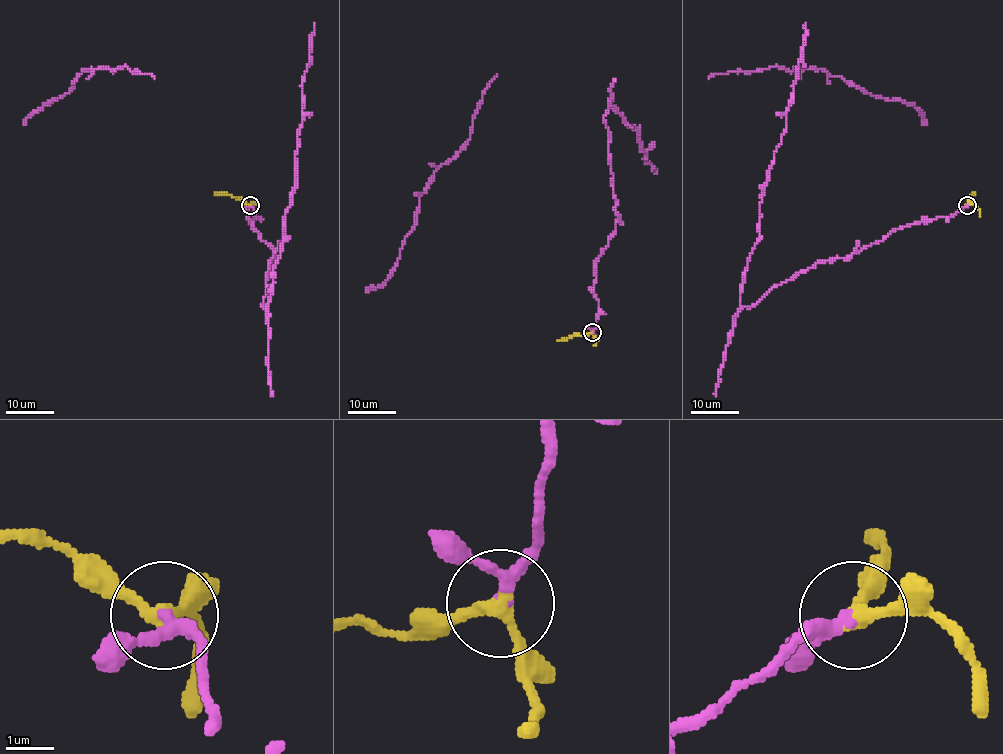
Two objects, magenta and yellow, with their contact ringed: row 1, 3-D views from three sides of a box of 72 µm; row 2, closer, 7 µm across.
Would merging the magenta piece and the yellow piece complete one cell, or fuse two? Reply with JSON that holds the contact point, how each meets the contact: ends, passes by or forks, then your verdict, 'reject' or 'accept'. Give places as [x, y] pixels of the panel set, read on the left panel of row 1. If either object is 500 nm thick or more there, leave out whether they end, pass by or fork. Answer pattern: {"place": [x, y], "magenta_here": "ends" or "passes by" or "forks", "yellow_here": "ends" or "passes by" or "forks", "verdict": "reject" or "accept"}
{"place": [250, 205], "magenta_here": "passes by", "yellow_here": "passes by", "verdict": "accept"}

